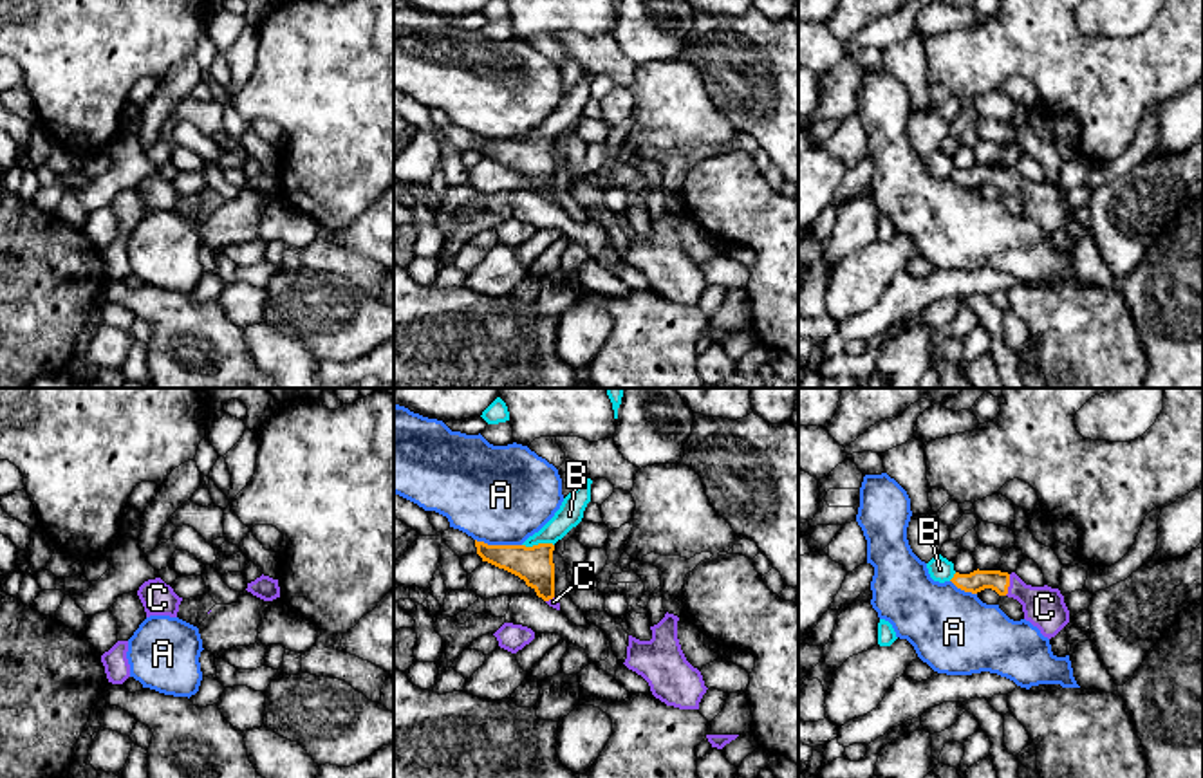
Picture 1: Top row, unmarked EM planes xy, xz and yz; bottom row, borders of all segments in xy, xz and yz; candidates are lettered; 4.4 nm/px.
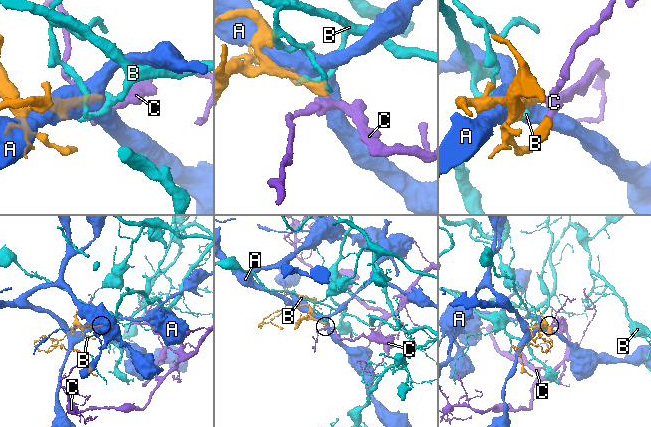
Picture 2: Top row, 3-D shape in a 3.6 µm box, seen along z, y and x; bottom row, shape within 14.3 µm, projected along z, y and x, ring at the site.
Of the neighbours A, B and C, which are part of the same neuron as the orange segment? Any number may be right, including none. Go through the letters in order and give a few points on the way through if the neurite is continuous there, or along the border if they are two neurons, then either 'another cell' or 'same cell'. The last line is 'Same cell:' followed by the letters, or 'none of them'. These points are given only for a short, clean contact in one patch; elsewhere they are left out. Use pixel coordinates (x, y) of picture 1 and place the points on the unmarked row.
A: another cell
B: border xz (553, 139), (522, 141); another cell
C: way yz (978, 175), (997, 175), (1008, 181), (1044, 203); same cell
Same cell: C

